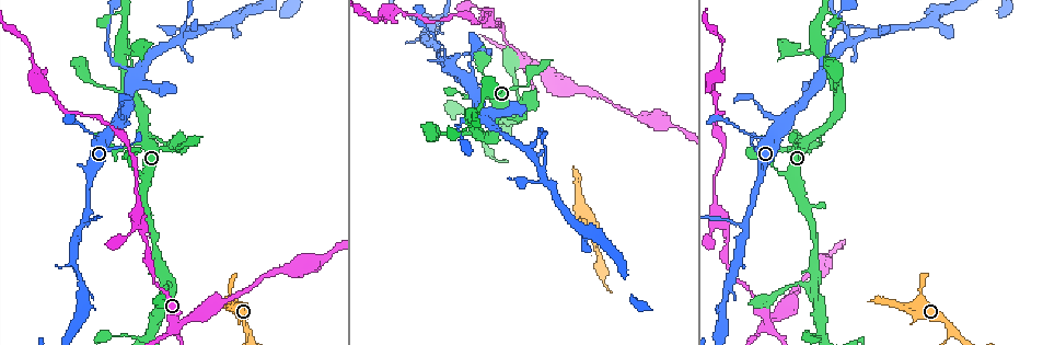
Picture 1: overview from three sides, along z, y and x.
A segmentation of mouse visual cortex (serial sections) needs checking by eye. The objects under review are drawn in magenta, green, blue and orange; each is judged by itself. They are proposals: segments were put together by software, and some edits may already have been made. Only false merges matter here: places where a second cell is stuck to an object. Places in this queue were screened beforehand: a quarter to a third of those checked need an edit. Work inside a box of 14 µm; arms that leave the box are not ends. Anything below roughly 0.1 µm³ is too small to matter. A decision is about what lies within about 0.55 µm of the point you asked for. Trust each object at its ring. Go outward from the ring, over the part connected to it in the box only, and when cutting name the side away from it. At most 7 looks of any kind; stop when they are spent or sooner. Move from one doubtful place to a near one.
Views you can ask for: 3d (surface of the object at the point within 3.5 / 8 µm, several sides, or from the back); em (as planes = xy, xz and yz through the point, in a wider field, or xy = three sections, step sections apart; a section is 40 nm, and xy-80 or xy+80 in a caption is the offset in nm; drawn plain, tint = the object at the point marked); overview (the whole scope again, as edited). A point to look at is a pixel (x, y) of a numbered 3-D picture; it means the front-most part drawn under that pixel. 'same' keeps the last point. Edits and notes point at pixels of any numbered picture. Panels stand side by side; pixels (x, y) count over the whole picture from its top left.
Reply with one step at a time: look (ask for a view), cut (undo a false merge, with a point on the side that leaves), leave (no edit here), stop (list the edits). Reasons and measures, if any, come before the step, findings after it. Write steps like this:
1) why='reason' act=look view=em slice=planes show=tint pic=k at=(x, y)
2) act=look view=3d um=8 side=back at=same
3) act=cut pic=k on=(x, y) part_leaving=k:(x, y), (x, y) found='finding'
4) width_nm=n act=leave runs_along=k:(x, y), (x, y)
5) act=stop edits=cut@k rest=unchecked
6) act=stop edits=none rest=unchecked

why='thick turns thin' act=look view=3d um=3.5 pic=1 at=(136, 197)

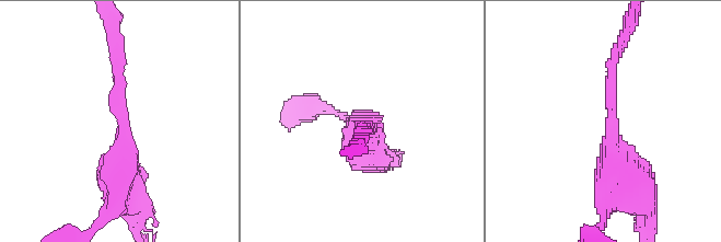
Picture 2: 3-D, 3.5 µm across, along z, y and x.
arm_widths_nm=150,500 act=look view=em slice=xy step=2 show=tint pic=2 at=(613, 125)

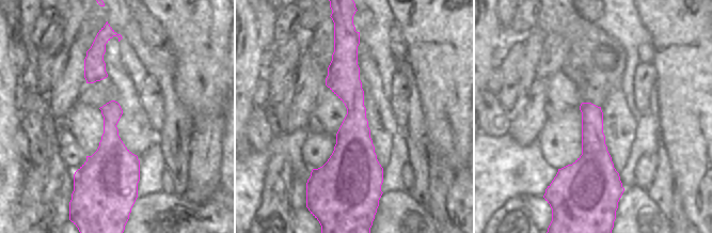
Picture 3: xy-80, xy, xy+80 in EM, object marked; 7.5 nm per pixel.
act=leave runs_along=2:(640, 193), (612, 157), (615, 52) found='one cell here'

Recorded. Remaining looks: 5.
act=look view=3d um=3.5 pic=1 at=(848, 44)

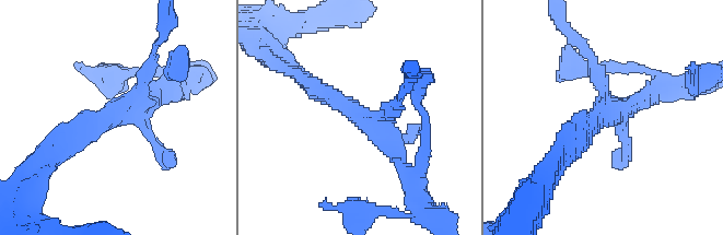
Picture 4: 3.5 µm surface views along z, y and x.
act=look view=em slice=xy step=3 show=plain pic=4 at=(610, 114)

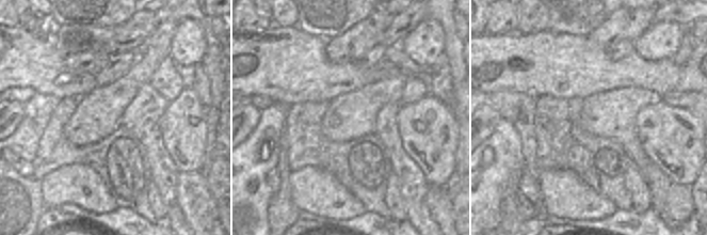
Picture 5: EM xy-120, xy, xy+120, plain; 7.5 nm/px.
act=look view=em slice=xy step=3 show=tint at=same

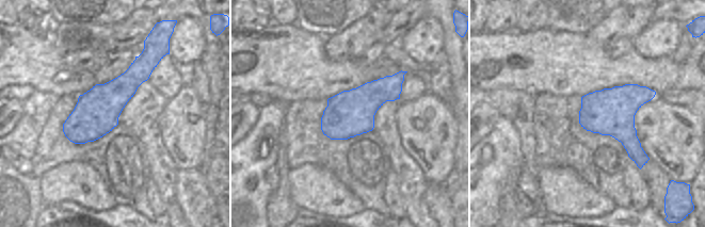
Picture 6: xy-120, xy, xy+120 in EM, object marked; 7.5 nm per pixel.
act=leave runs_along=4:(310, 83), (381, 133), (407, 171) found='continuous, no second cell'

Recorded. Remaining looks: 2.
act=look view=3d um=3.5 pic=1 at=(773, 332)

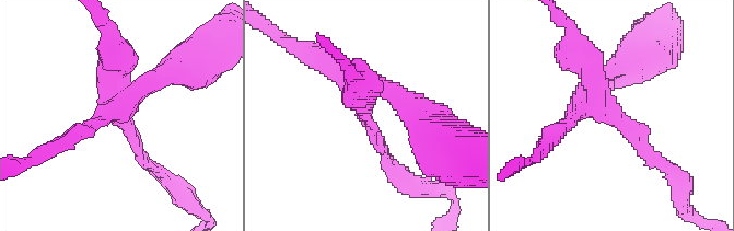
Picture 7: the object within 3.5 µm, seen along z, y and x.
arms=4 arm_widths_nm=150,150,250,350 act=look view=em slice=planes show=tint pic=7 at=(367, 116)

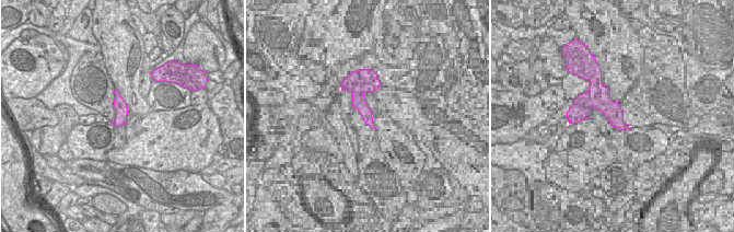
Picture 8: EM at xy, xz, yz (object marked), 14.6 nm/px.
act=cut pic=7 on=(169, 80) part_leaving=7:(117, 99), (194, 58) found='two cells meet here'

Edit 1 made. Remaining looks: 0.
act=stop edits=cut@7 rest=unchecked

